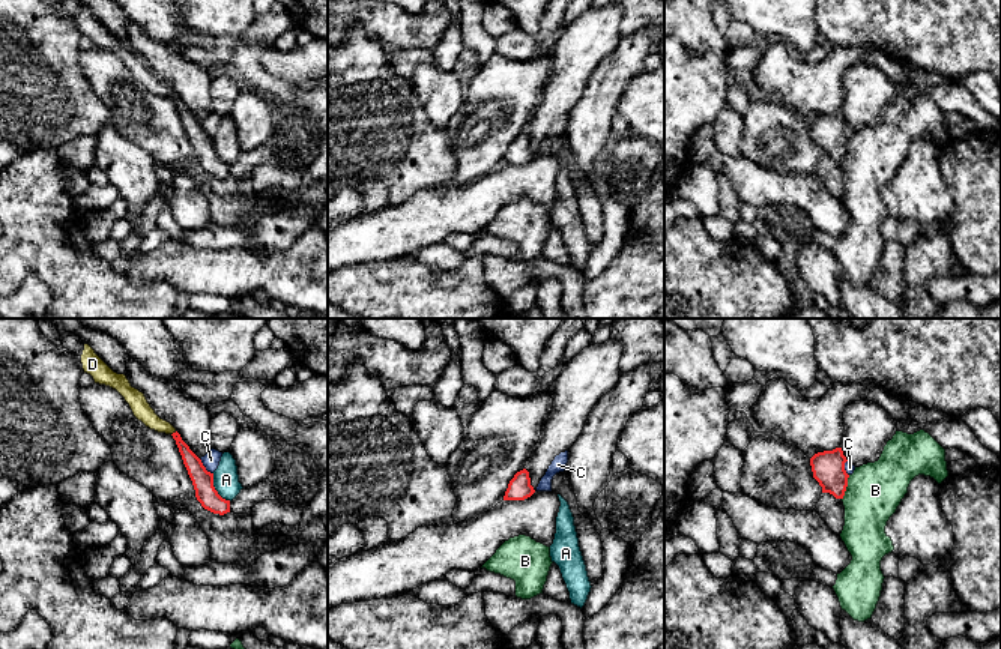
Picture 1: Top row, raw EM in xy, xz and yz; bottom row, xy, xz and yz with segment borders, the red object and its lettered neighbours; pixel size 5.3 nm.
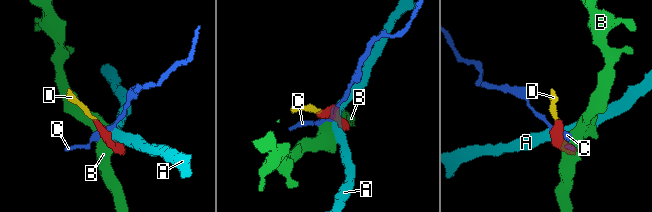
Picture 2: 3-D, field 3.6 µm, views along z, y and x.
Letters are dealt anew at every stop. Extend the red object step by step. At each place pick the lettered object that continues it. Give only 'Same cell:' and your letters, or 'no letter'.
Same cell: D

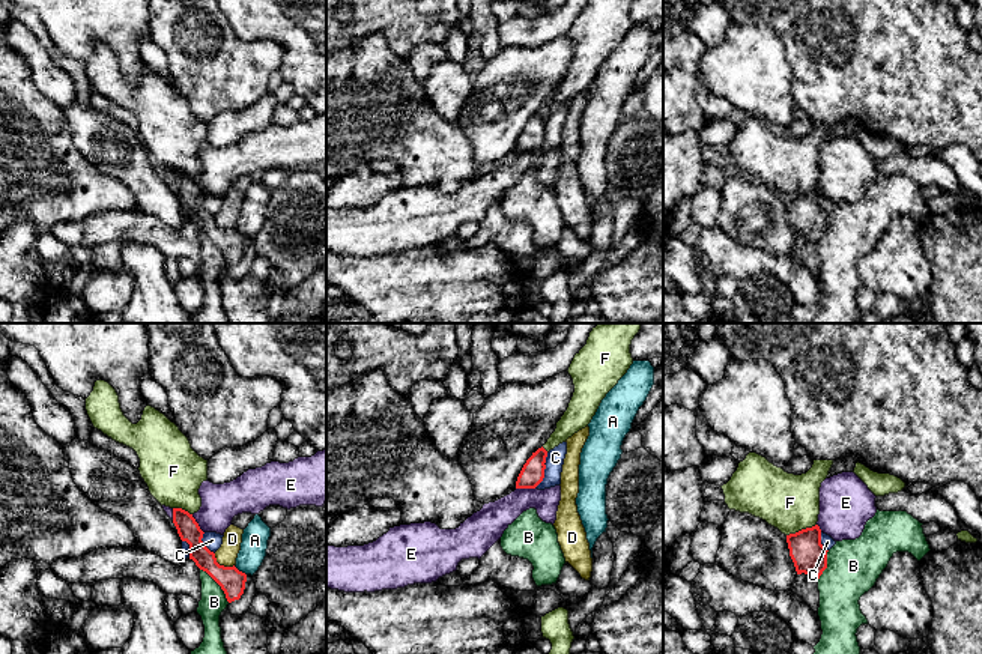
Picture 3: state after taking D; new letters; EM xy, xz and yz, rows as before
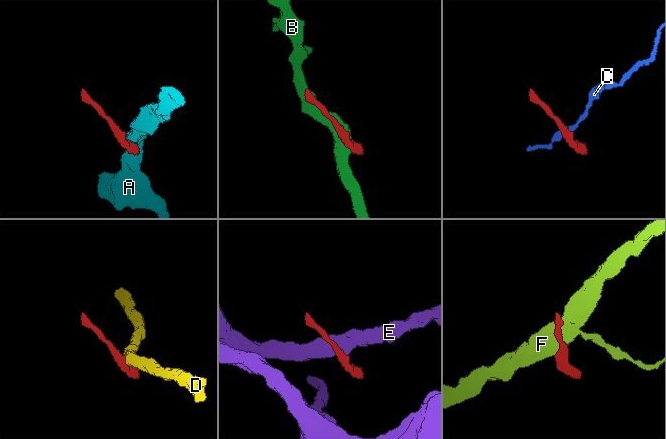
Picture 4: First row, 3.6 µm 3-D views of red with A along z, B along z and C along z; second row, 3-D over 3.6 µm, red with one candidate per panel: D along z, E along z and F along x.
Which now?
Same cell: no letter

